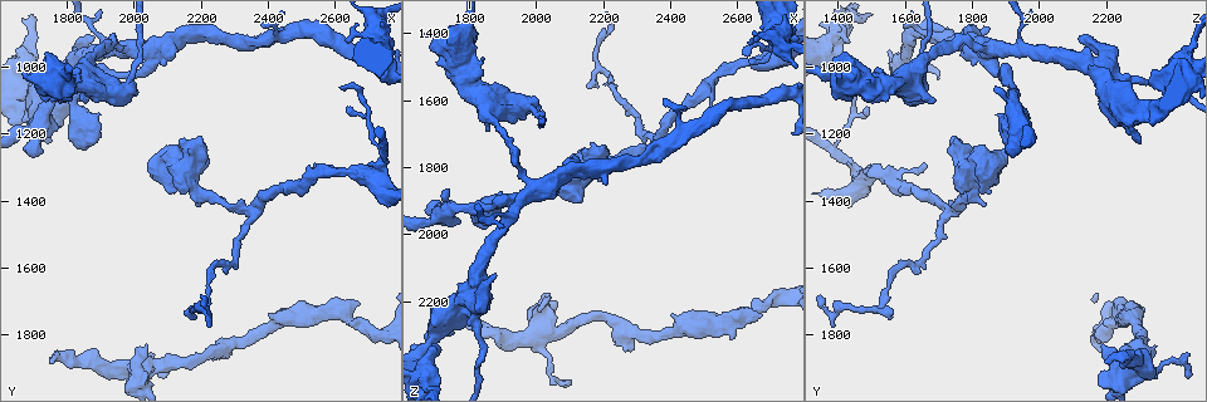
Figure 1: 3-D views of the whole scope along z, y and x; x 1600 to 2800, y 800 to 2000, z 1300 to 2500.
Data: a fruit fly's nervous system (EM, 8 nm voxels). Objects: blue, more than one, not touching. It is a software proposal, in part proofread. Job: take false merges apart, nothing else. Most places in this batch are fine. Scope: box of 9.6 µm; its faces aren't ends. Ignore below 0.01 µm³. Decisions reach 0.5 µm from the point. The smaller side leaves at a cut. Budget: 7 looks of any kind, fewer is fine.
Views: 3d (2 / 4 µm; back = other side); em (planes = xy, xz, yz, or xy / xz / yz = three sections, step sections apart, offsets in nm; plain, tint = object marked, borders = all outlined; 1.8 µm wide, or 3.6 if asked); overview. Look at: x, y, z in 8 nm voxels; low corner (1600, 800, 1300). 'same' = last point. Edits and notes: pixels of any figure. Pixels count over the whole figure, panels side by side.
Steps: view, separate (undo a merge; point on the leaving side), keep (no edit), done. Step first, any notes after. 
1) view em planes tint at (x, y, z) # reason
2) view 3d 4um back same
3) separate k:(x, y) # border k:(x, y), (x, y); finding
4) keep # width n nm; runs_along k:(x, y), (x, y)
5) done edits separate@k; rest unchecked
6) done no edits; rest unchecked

view em yz step 16 tint at (1810, 1000, 2190) # four or more arms meet

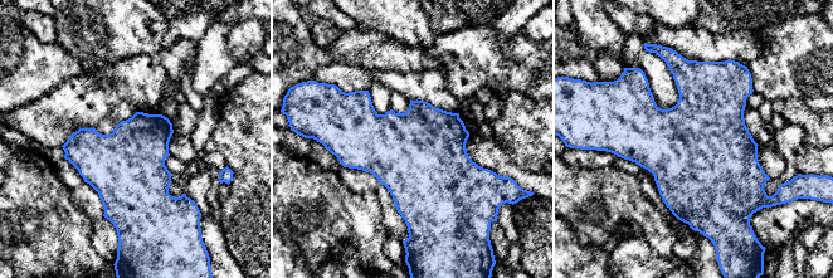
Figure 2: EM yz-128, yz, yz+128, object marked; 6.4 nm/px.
keep # width 400 nm; one neuron here

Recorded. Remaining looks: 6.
view em planes tint at (1990, 950, 1870) # four or more arms meet

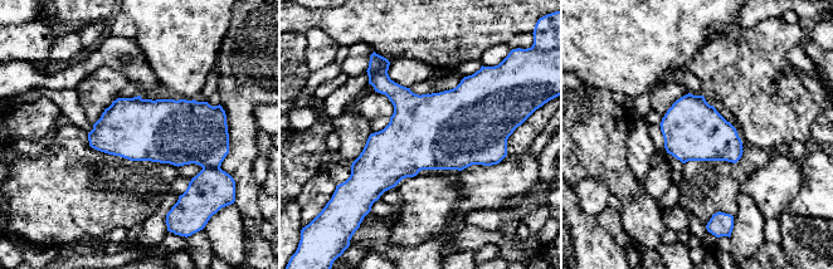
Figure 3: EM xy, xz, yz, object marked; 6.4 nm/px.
separate 3:(212, 189) # border 3:(219, 166), (203, 169); a second neuron is stuck on

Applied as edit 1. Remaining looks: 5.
view em xz step 4 tint at (1970, 1050, 1620) # thick turns thin

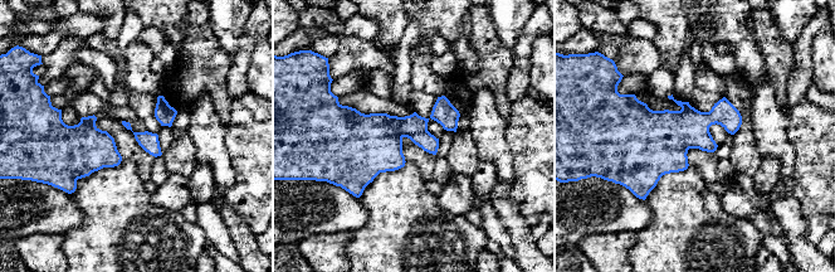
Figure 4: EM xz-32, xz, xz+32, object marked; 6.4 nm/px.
view em planes borders same # another direction

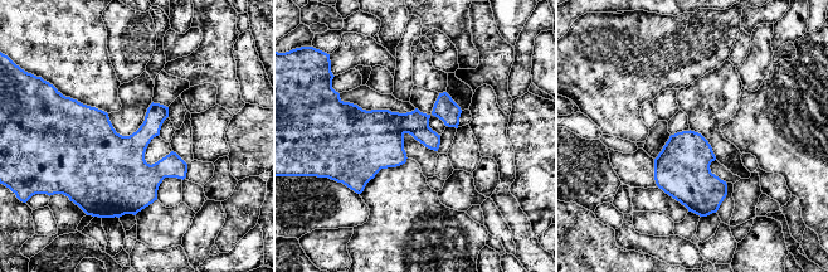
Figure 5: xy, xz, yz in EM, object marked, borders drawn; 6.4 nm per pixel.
keep # all the same neuron

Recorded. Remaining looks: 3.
done edits separate@3; rest unchecked

